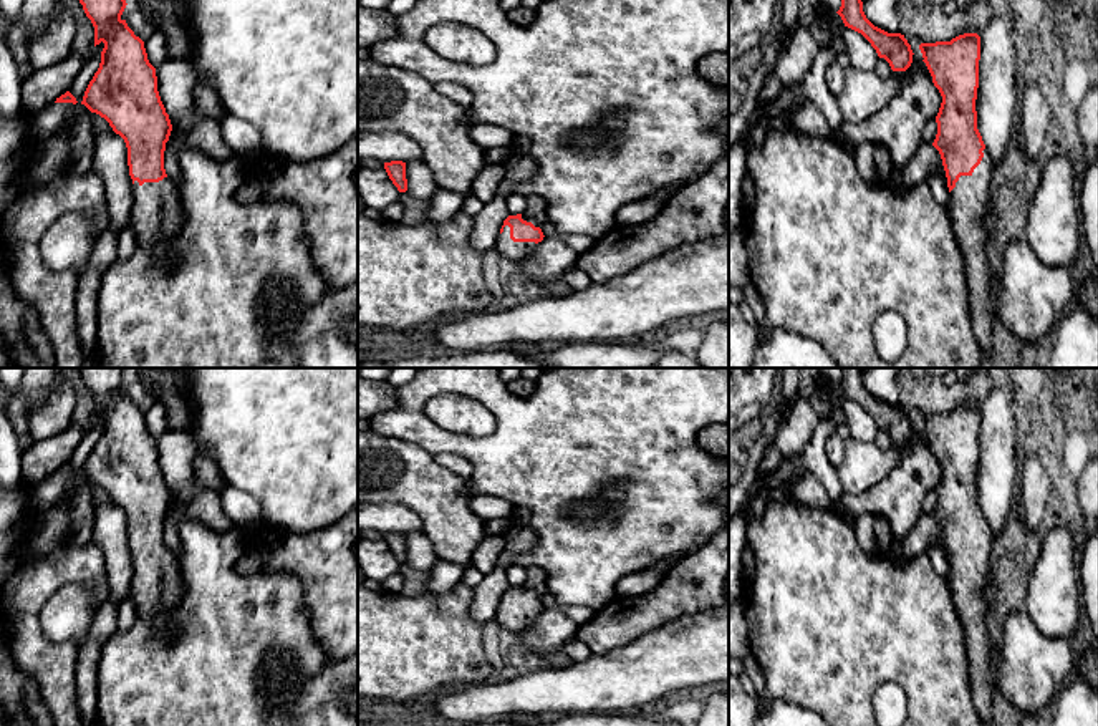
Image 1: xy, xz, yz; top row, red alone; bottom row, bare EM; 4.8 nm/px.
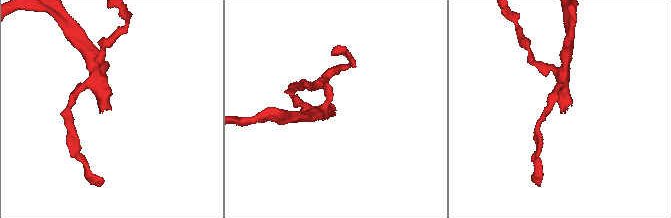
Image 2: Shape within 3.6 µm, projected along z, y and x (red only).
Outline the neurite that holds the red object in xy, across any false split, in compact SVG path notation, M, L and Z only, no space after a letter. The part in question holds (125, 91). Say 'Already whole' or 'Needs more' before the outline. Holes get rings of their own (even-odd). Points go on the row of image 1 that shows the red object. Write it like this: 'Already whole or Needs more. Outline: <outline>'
Needs more. Outline: M126 0L79 3L94 27L94 46L104 43L81 104L104 118L126 143L134 191L129 222L136 242L149 249L154 242L169 242L184 225L177 187L164 169L172 124L144 41L121 18Z

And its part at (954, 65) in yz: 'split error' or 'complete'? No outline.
split error

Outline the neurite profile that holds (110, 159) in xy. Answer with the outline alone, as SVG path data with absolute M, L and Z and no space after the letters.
M111 131L94 136L91 171L103 179L109 225L119 234L131 219L134 199L128 148L119 134Z

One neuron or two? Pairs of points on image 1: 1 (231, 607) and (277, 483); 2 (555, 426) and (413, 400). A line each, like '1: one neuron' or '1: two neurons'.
1: two neurons
2: one neuron

